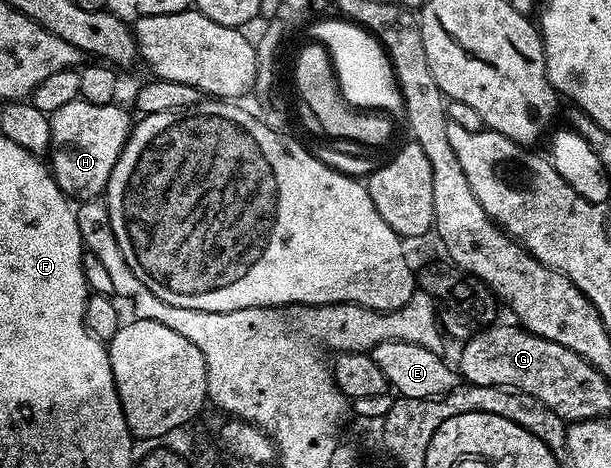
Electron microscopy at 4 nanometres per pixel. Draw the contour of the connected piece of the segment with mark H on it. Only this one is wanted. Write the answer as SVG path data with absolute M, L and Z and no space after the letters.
M79 97L71 101L71 105L63 105L63 109L48 116L50 133L47 163L54 181L66 196L77 201L96 199L108 185L111 169L115 169L115 161L121 156L131 130L131 118L117 106L116 102L91 105Z

